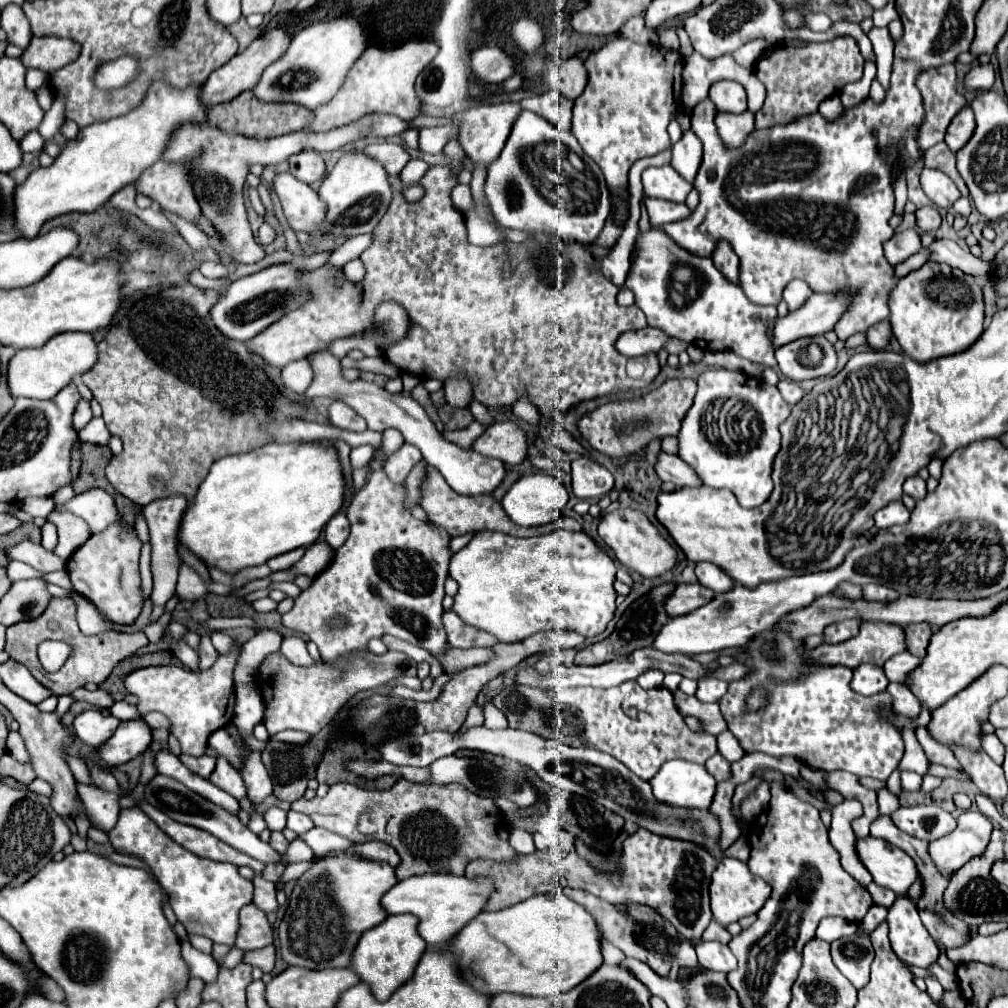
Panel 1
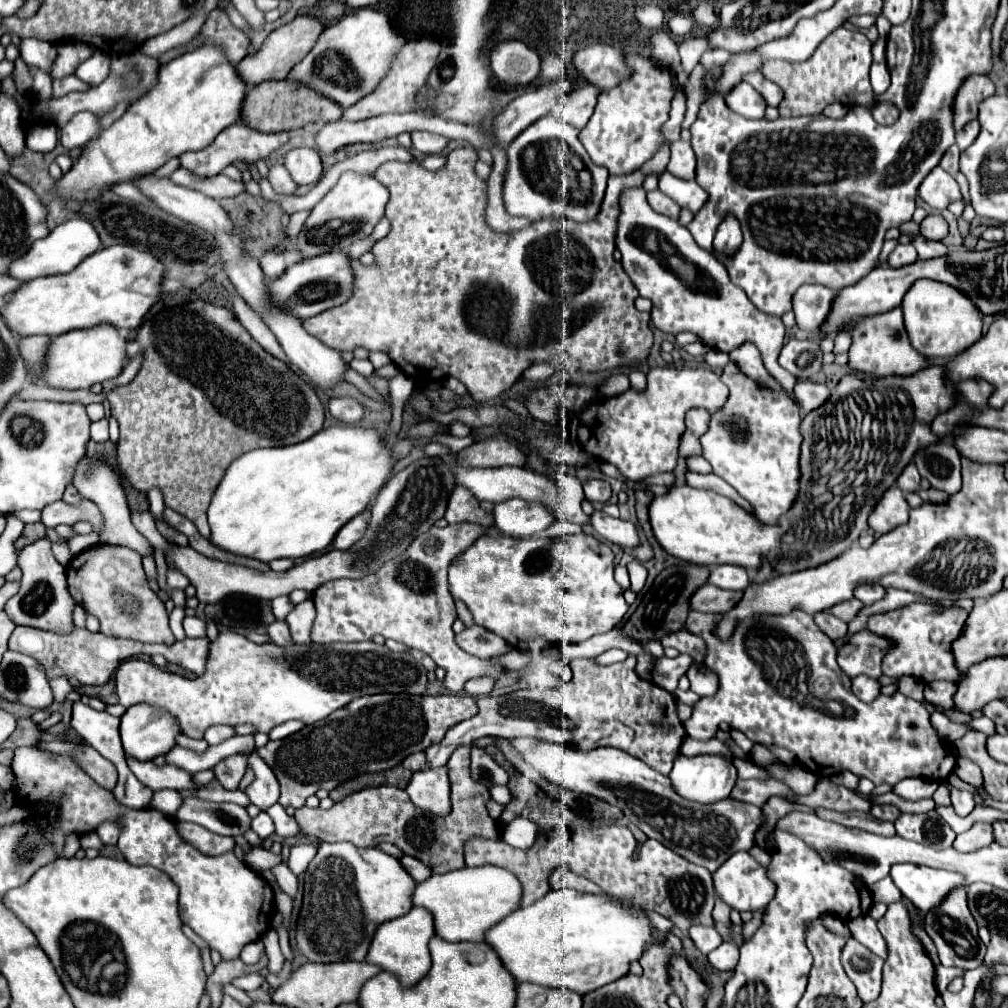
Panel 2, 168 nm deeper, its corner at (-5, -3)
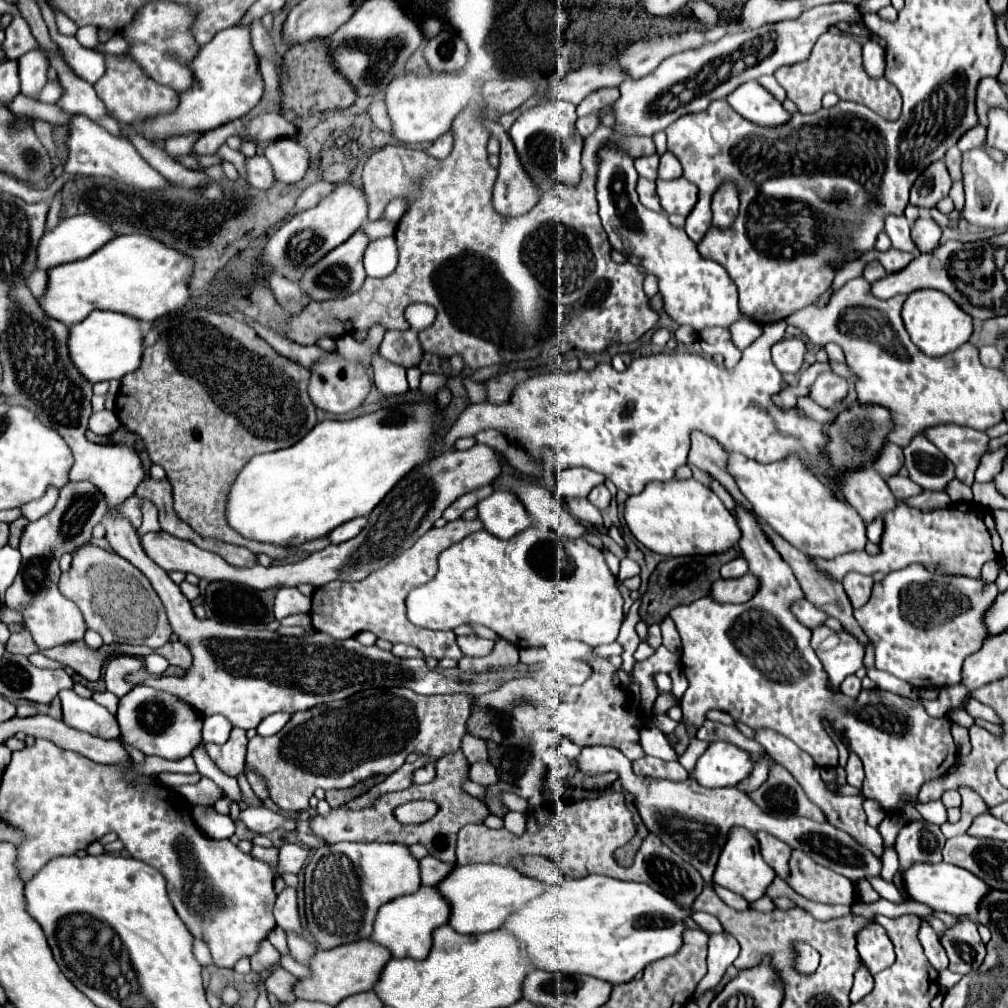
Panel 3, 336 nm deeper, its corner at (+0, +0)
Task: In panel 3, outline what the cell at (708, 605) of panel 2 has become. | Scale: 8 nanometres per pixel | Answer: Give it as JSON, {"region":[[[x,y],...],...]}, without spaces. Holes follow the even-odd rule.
{"region":[[[746,573],[738,579],[718,579],[712,587],[710,597],[720,603],[746,603],[750,601],[760,587],[760,579],[752,573]]]}

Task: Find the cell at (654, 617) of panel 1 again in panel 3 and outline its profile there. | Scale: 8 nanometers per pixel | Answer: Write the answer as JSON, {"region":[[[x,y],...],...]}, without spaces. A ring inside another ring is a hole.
{"region":[[[736,547],[724,551],[724,553],[714,553],[714,555],[694,555],[694,557],[670,557],[666,561],[662,561],[656,571],[650,577],[650,585],[648,591],[642,597],[642,607],[640,607],[640,617],[652,625],[652,623],[660,623],[670,609],[674,609],[676,605],[688,605],[696,599],[702,599],[710,593],[712,583],[720,579],[720,567],[732,559],[736,559],[740,555],[740,551]]]}

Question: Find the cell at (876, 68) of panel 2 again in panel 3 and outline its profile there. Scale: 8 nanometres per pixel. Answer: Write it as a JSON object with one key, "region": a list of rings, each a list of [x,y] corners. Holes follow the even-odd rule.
{"region":[[[866,41],[862,51],[864,51],[864,69],[868,71],[868,75],[872,77],[884,75],[884,67],[886,67],[884,49],[876,41]]]}

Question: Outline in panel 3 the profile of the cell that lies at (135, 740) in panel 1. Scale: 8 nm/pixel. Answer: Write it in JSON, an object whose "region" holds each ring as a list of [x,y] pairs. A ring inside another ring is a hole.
{"region":[[[136,685],[120,699],[116,719],[120,723],[122,739],[140,749],[144,755],[184,759],[202,745],[202,717],[180,697],[148,685]]]}

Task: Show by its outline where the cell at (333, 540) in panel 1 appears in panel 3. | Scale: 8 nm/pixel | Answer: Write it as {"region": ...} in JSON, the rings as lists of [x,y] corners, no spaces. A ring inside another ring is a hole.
{"region":[[[356,517],[356,519],[352,519],[348,523],[342,523],[340,527],[336,527],[328,537],[330,537],[332,543],[344,543],[344,541],[356,537],[364,529],[366,523],[368,523],[368,517]]]}

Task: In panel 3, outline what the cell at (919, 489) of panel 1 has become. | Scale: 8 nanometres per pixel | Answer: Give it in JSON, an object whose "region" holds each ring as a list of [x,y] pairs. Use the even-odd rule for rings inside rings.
{"region":[[[884,443],[876,461],[872,463],[872,467],[882,475],[882,477],[890,477],[896,475],[898,469],[904,465],[904,455],[902,455],[902,447],[896,447],[894,443]]]}

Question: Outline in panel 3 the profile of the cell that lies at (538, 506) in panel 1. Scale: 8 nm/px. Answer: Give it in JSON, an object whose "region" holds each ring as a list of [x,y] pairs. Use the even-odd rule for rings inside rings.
{"region":[[[494,491],[490,497],[482,499],[476,509],[484,529],[498,539],[514,537],[532,525],[524,505],[510,491]]]}

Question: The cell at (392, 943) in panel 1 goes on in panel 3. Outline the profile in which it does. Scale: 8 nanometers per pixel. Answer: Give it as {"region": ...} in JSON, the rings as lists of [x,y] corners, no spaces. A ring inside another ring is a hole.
{"region":[[[422,885],[412,895],[402,895],[394,899],[392,903],[386,903],[380,907],[372,939],[386,945],[394,957],[412,957],[412,959],[424,959],[430,953],[432,947],[432,931],[450,919],[450,903],[440,895],[436,887]]]}

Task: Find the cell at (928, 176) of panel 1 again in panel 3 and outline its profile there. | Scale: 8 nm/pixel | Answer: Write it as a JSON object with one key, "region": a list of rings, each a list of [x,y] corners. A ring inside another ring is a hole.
{"region":[[[936,161],[930,163],[914,181],[912,189],[910,189],[910,203],[916,207],[924,207],[930,209],[934,207],[942,197],[948,195],[952,187],[952,179],[950,173],[944,165],[944,161]]]}

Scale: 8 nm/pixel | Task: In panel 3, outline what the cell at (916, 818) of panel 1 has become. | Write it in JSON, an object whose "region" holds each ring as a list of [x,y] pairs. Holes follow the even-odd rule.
{"region":[[[926,821],[908,823],[896,841],[902,869],[912,867],[914,863],[940,863],[944,843],[946,839],[938,825]]]}

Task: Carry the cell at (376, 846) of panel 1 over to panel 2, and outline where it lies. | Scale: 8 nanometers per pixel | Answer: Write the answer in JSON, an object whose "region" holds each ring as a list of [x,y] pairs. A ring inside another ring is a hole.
{"region":[[[401,856],[399,862],[401,862],[401,866],[407,870],[407,874],[409,874],[413,880],[417,880],[417,882],[421,882],[421,880],[425,880],[425,878],[431,876],[431,870],[429,870],[427,866],[423,866],[423,862],[417,862],[415,858]]]}

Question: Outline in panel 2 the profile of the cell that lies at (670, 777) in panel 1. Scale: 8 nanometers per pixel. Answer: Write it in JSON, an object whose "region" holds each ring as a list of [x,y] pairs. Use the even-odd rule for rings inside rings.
{"region":[[[703,754],[703,756],[693,756],[693,758],[689,758],[689,756],[677,758],[669,778],[671,778],[673,790],[679,796],[683,796],[685,800],[693,800],[693,802],[701,802],[701,804],[713,804],[713,802],[719,802],[719,800],[729,796],[731,788],[735,786],[737,772],[735,772],[735,766],[727,760],[723,760],[721,756]]]}

